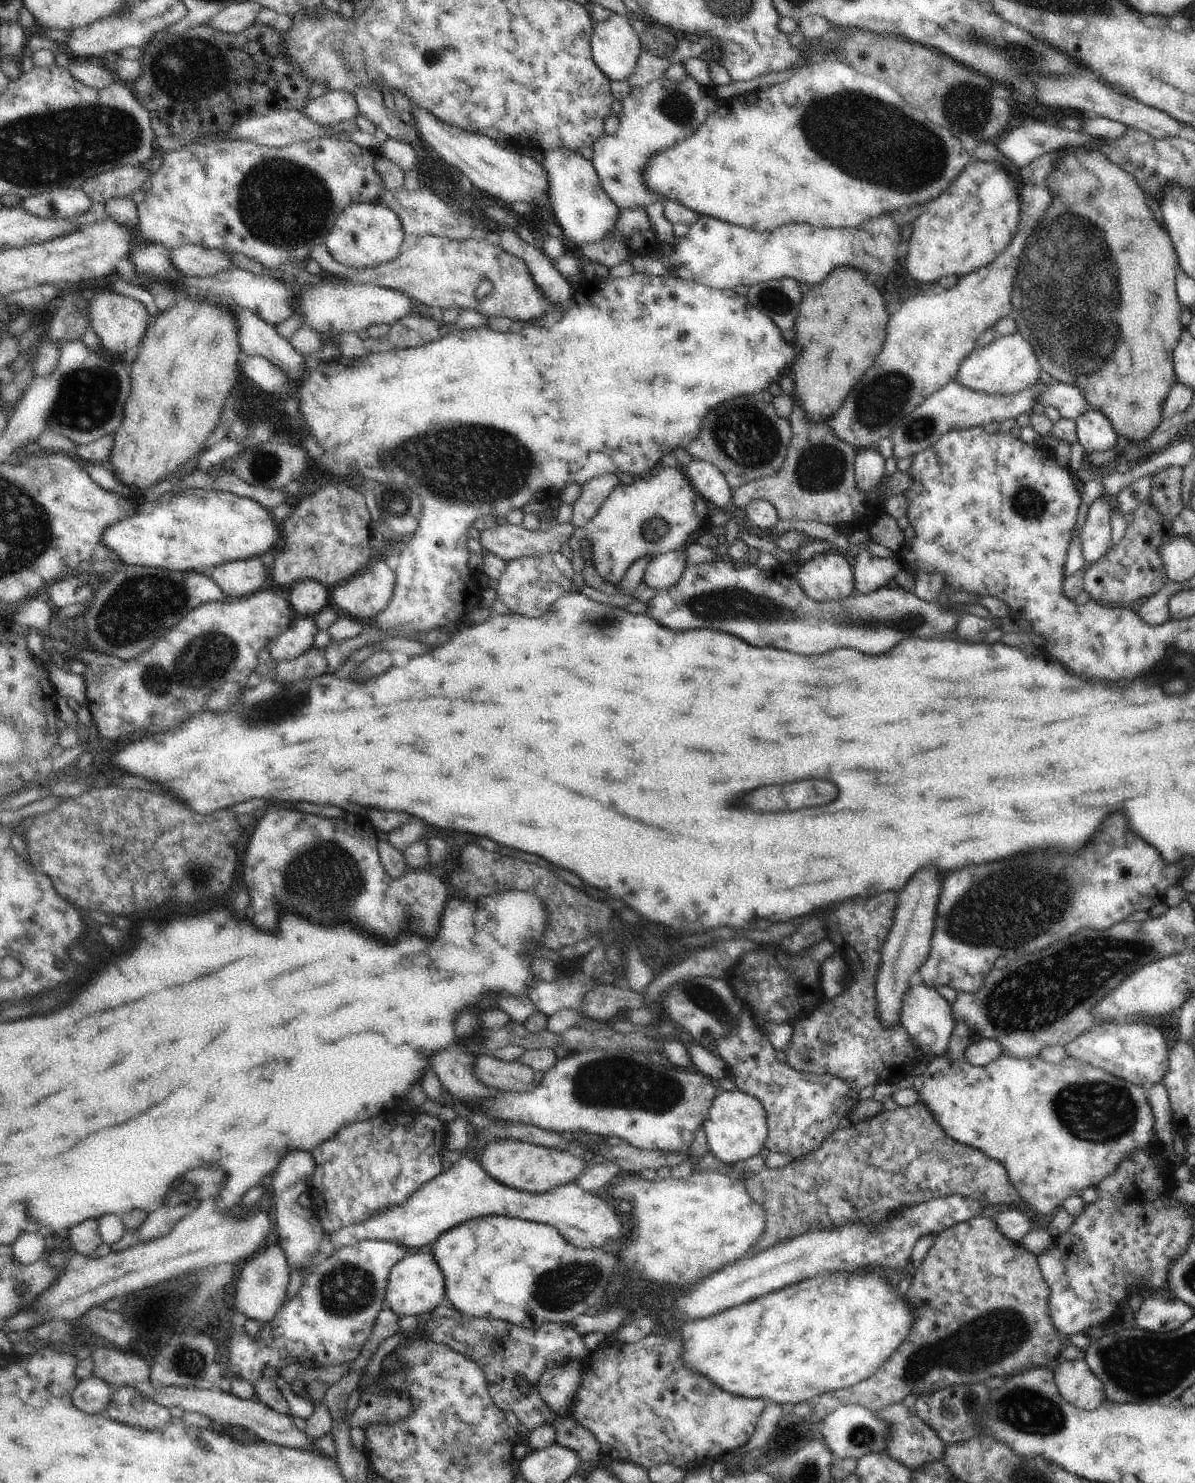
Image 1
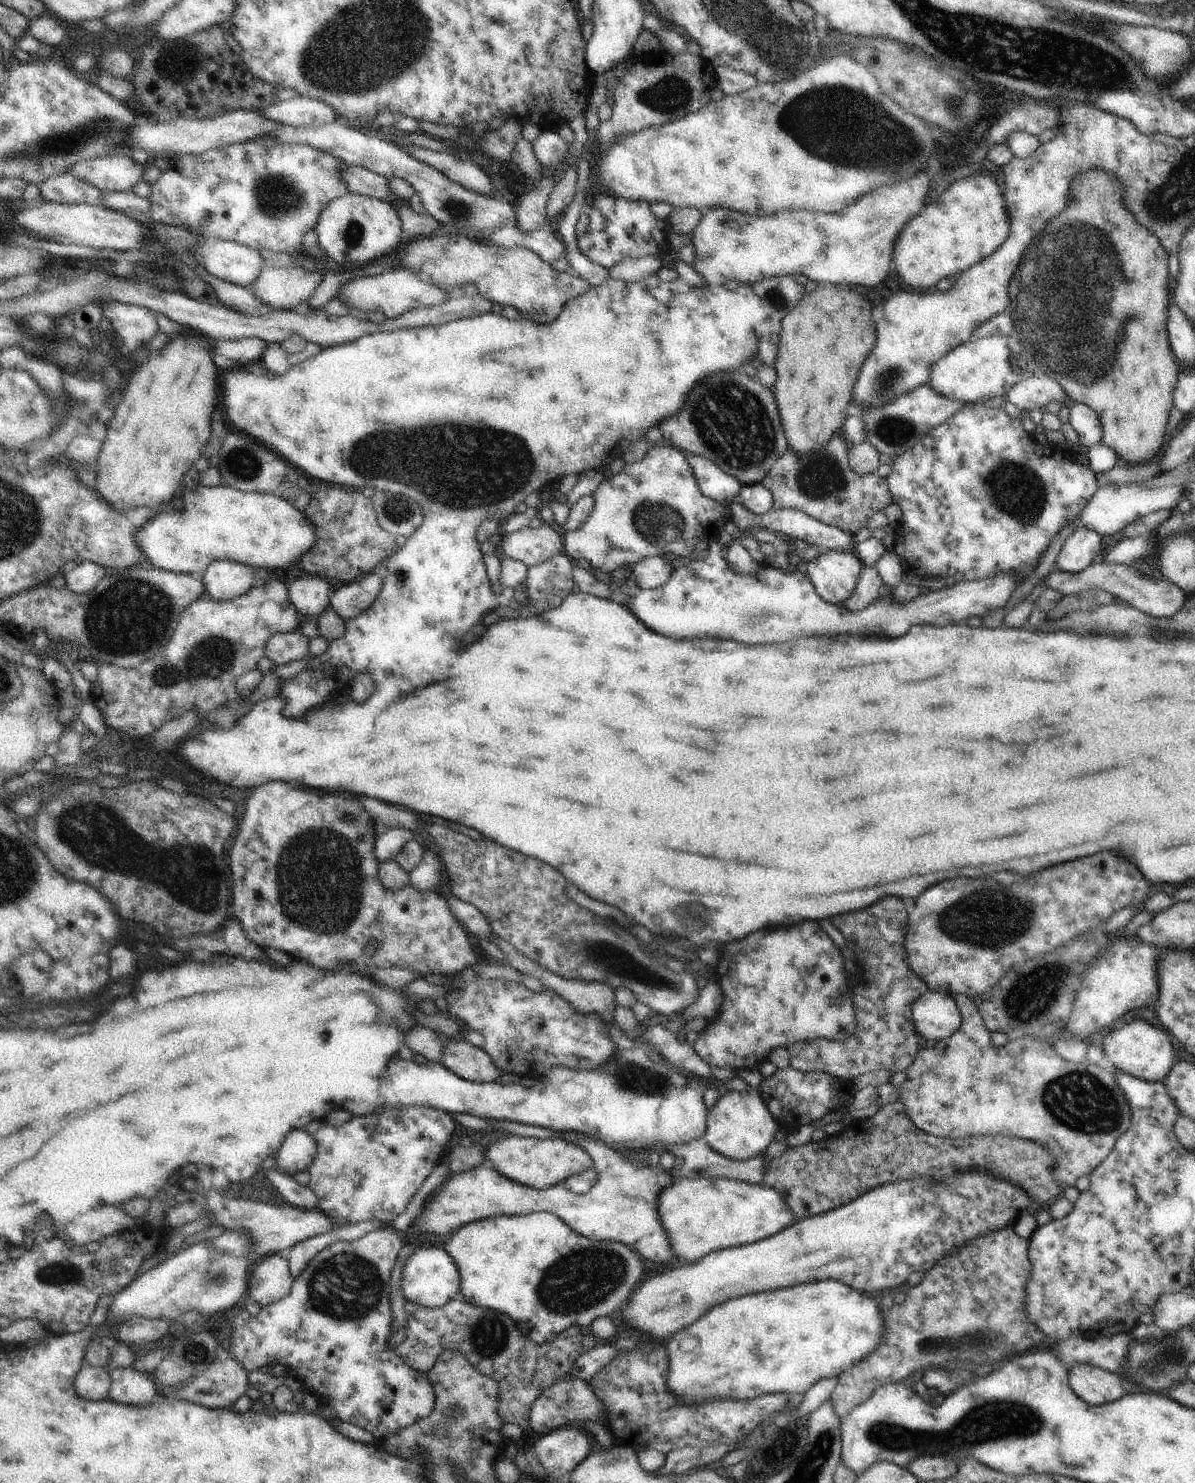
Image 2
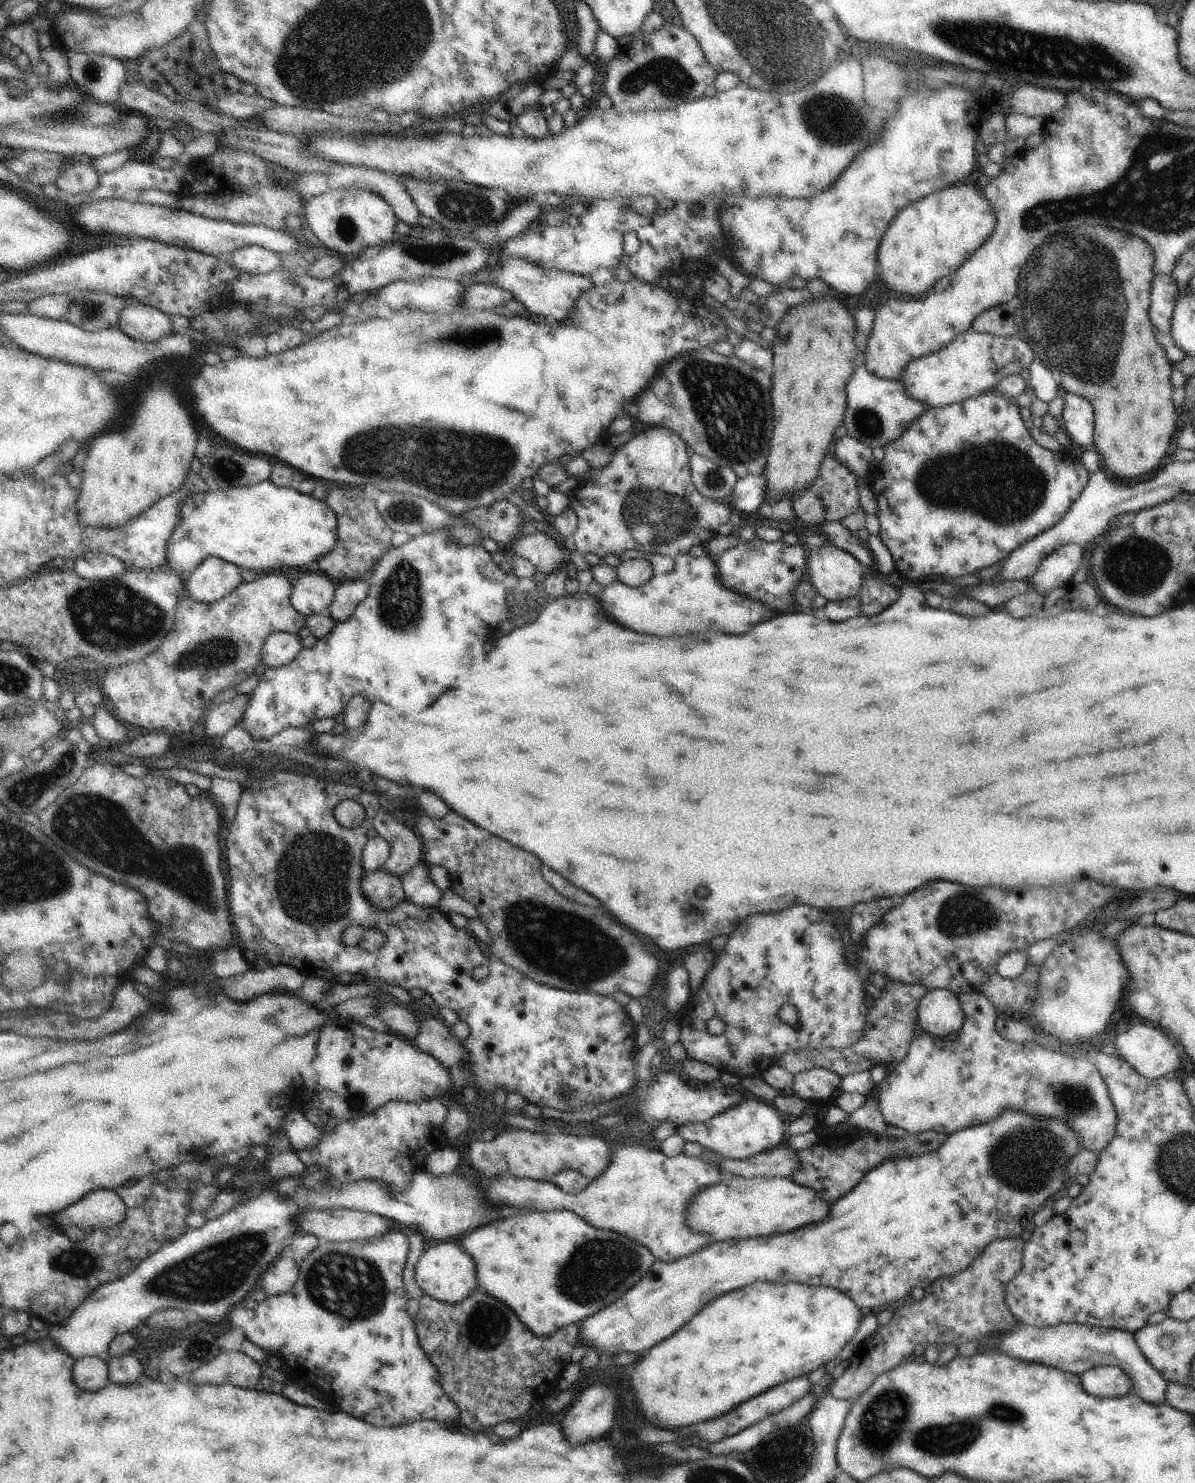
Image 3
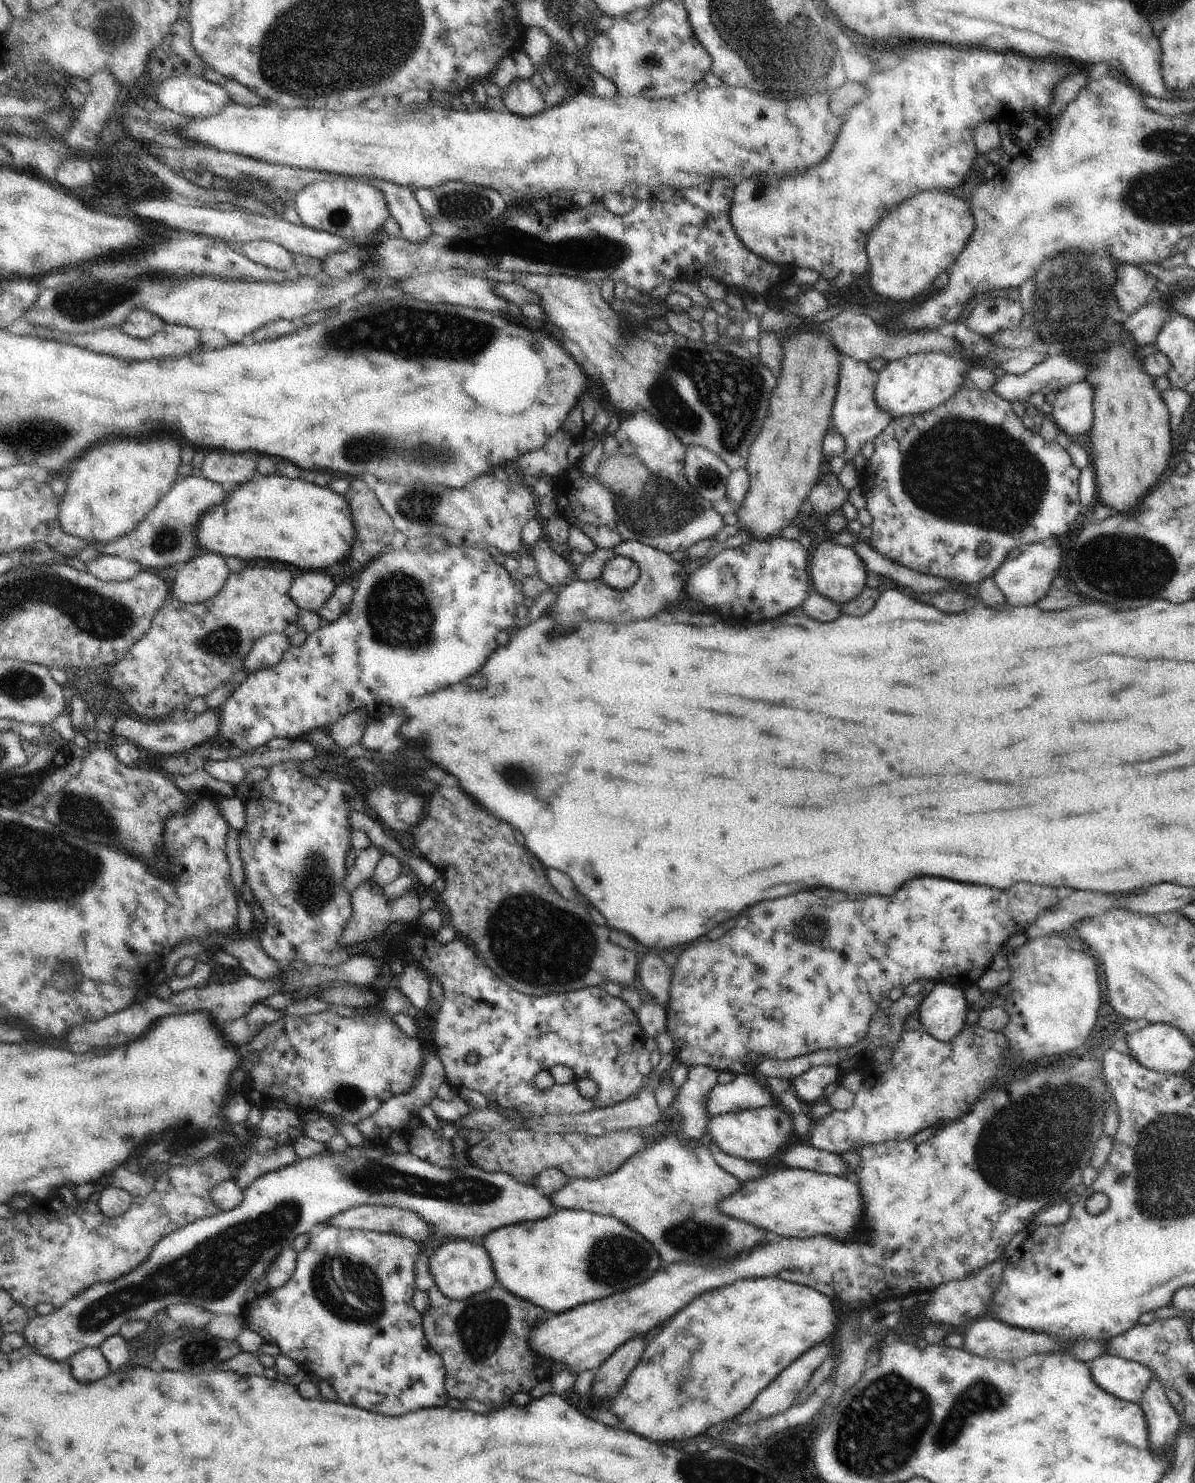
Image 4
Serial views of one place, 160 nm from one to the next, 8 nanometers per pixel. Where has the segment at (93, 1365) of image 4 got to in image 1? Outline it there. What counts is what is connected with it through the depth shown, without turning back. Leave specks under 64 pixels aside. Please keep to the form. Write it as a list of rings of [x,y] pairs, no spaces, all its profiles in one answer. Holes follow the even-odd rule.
[[[93,1374],[81,1380],[74,1392],[74,1404],[86,1414],[100,1414],[108,1406],[114,1392],[112,1386]]]

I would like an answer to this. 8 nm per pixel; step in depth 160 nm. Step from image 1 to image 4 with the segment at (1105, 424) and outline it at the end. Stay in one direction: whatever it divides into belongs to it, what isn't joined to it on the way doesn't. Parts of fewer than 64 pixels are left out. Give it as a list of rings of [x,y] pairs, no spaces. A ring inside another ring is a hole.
[[[1086,380],[1072,384],[1072,386],[1056,392],[1056,398],[1052,403],[1054,410],[1049,417],[1060,428],[1060,431],[1065,432],[1072,439],[1083,437],[1084,434],[1091,432],[1093,426],[1094,406],[1092,400],[1094,400],[1094,388]]]

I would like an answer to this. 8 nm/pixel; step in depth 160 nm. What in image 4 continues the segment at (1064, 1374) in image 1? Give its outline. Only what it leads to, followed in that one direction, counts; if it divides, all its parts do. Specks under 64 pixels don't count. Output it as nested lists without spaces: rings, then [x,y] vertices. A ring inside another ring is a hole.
[[[1117,1355],[1100,1356],[1089,1364],[1096,1386],[1129,1402],[1139,1403],[1150,1380],[1154,1380],[1150,1368]]]

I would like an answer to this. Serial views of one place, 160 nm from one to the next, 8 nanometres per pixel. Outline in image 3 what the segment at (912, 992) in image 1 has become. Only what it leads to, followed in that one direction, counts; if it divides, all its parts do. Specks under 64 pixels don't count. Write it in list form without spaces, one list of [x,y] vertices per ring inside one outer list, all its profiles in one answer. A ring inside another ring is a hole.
[[[948,989],[928,991],[917,1006],[918,1030],[944,1039],[962,1028],[965,1015],[957,994]]]

